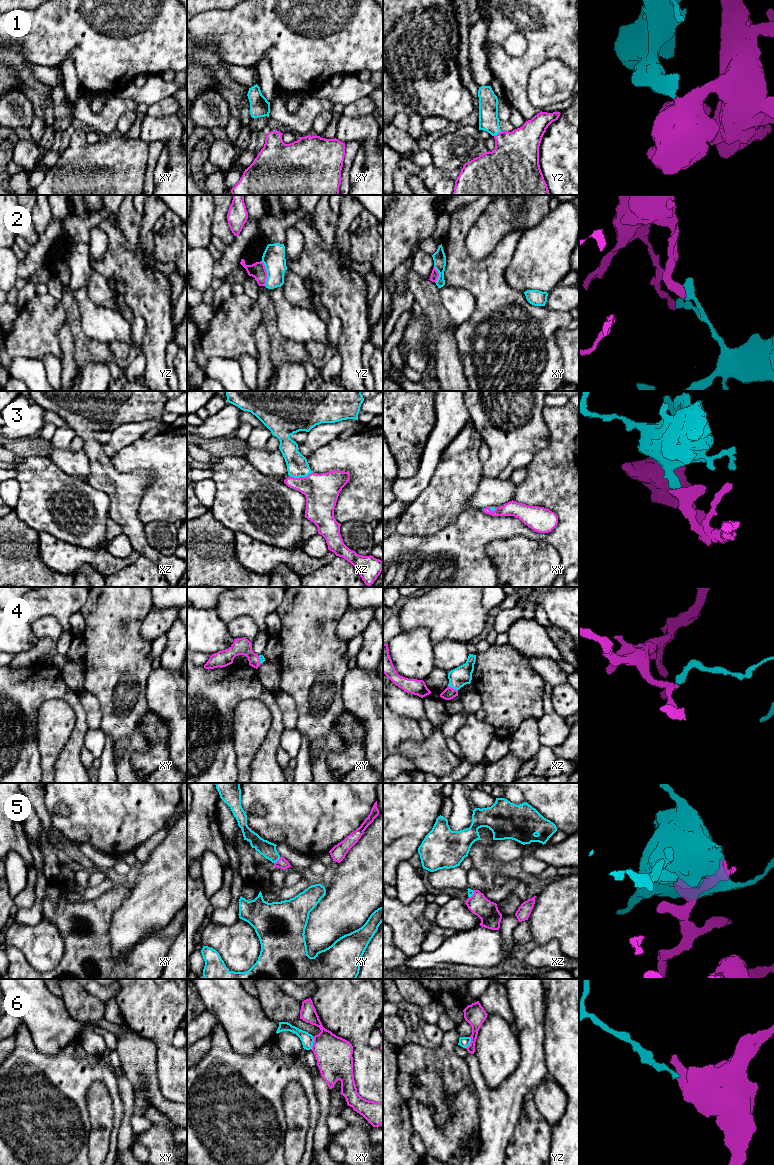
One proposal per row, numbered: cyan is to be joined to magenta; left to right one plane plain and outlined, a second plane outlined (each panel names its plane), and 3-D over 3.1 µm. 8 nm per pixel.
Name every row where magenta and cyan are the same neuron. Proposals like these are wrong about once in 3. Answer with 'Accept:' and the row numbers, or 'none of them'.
Accept: 1, 3, 4, 5

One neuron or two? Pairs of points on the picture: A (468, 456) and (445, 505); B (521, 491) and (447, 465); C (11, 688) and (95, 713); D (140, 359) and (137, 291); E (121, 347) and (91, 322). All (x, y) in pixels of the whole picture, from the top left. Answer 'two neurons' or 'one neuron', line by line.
A: one neuron
B: two neurons
C: two neurons
D: two neurons
E: two neurons

